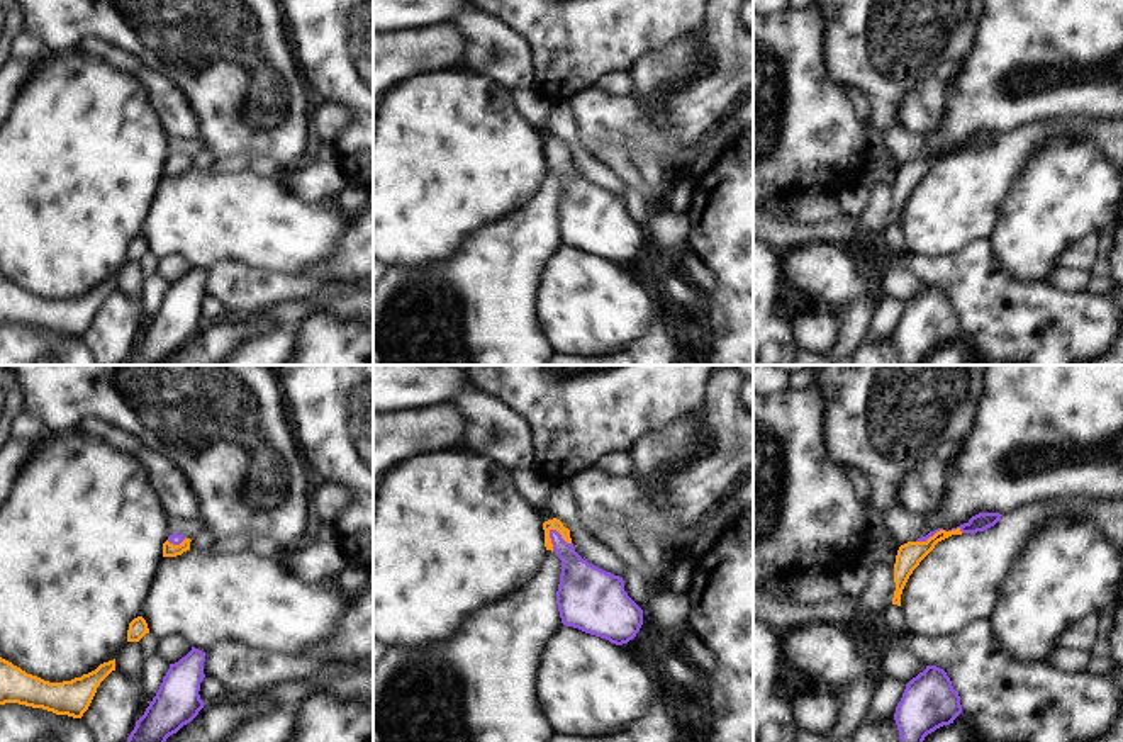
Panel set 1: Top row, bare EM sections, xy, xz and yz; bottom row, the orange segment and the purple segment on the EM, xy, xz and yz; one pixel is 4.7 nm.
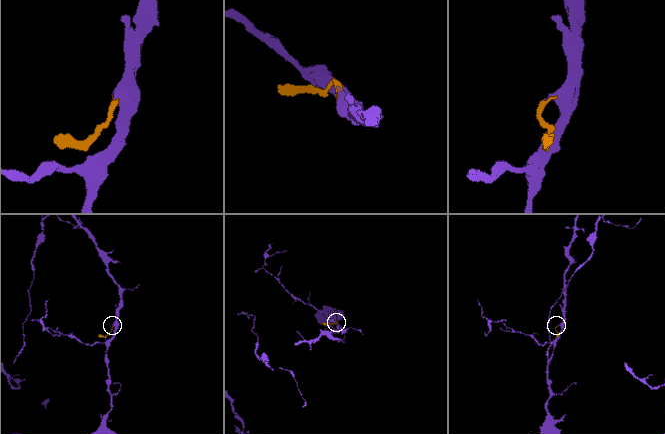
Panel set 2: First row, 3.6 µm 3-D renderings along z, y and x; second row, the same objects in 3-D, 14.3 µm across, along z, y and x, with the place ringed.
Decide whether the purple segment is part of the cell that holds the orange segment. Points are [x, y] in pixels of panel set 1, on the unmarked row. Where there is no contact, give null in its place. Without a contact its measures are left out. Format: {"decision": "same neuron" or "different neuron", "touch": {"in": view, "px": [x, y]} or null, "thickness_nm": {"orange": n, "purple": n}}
{"decision": "same neuron", "touch": {"in": "xz", "px": [560, 153]}, "thickness_nm": {"orange": 50, "purple": 190}}

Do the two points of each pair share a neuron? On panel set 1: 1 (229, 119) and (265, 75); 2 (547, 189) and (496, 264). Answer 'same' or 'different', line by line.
1: same
2: same

